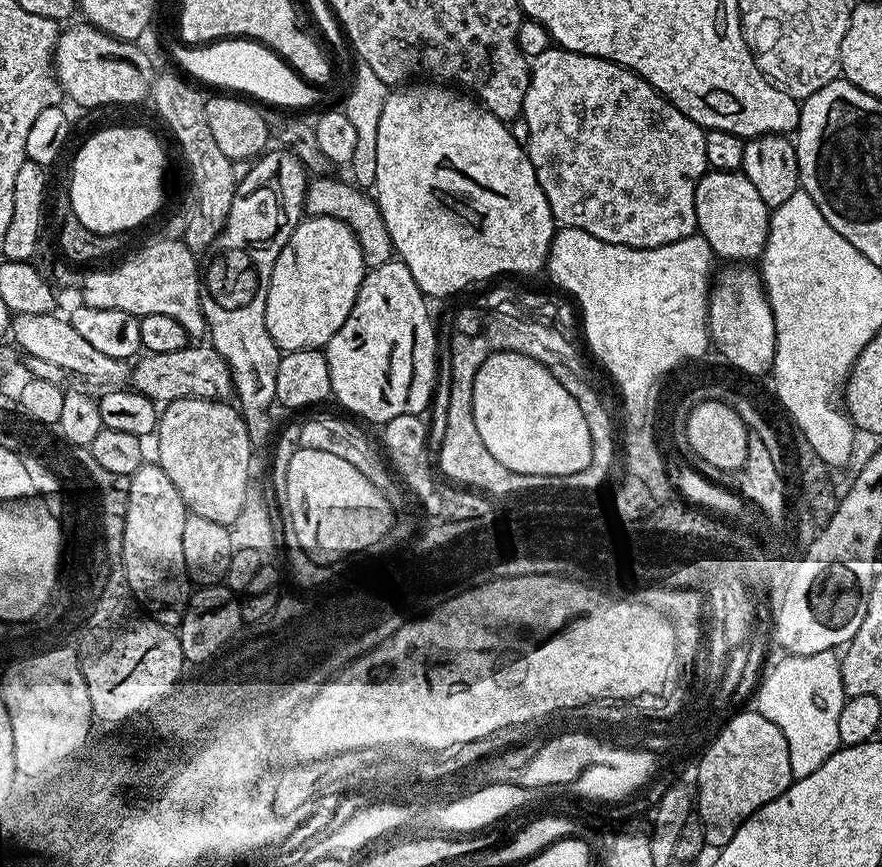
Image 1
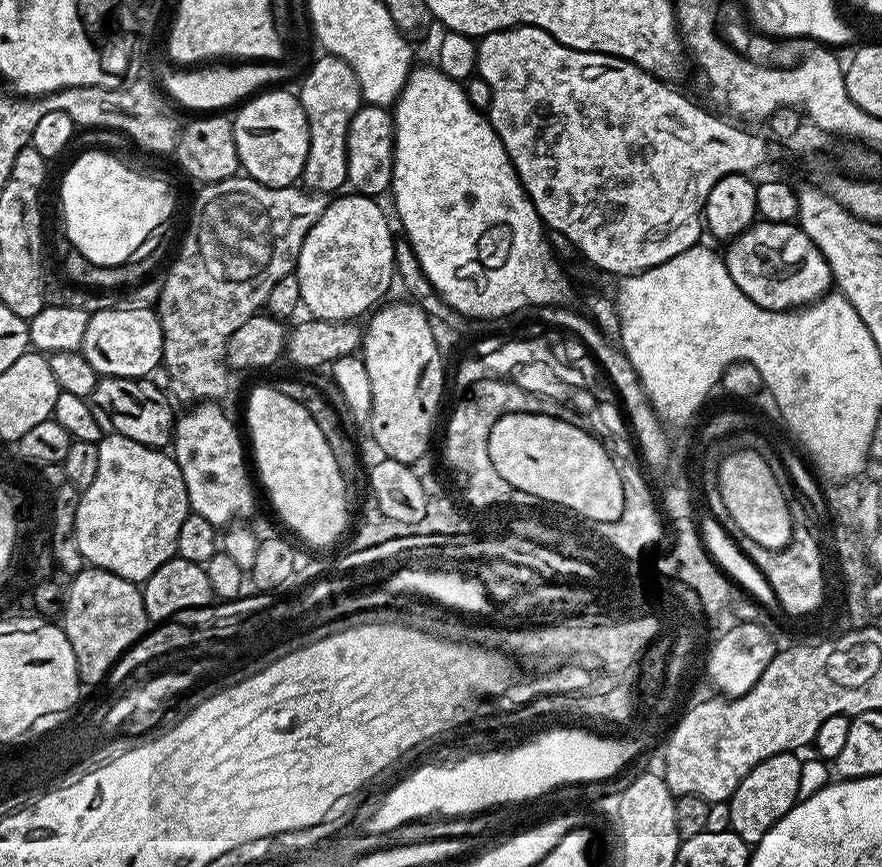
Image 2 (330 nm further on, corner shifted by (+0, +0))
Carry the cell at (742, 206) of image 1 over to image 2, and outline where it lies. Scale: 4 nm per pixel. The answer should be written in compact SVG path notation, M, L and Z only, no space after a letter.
M757 219L755 222L747 225L744 231L737 232L727 241L728 249L722 252L724 264L730 270L730 278L758 306L769 308L775 312L783 312L790 308L802 306L809 300L819 299L828 289L833 287L834 281L832 271L826 262L824 256L810 242L810 238L799 226L789 222L774 222L773 220Z

